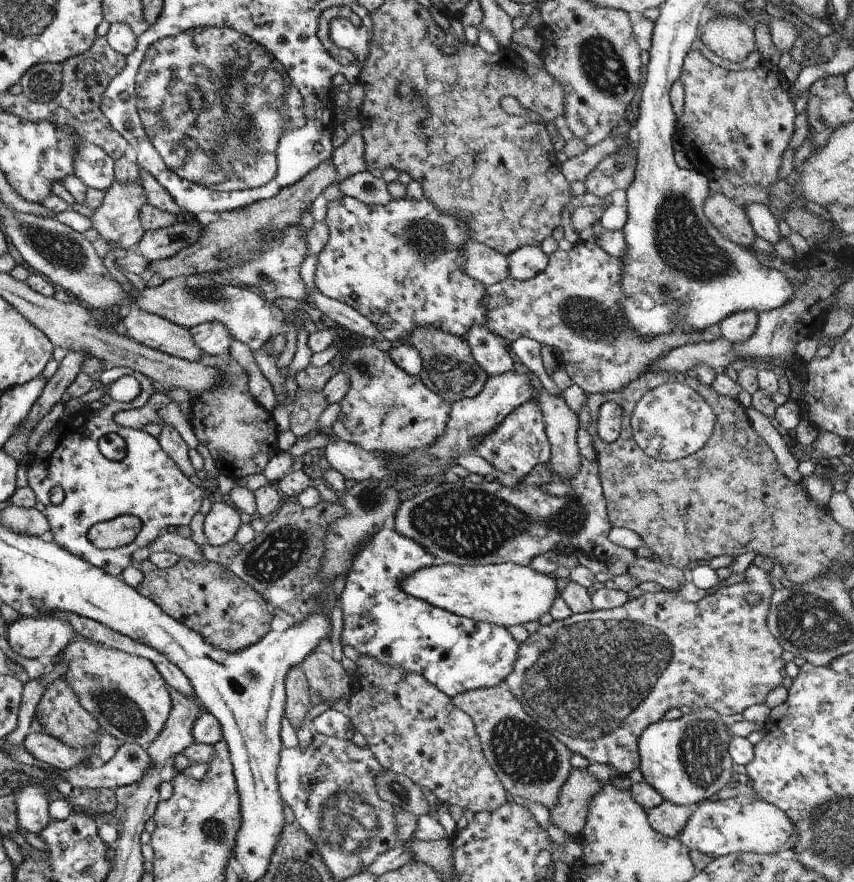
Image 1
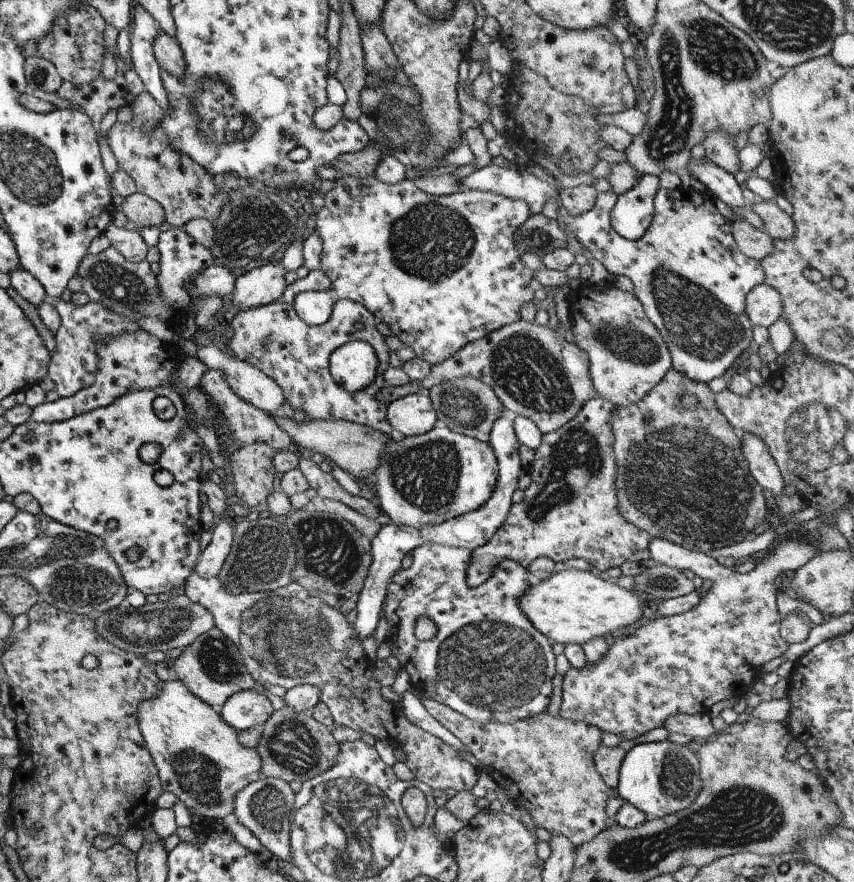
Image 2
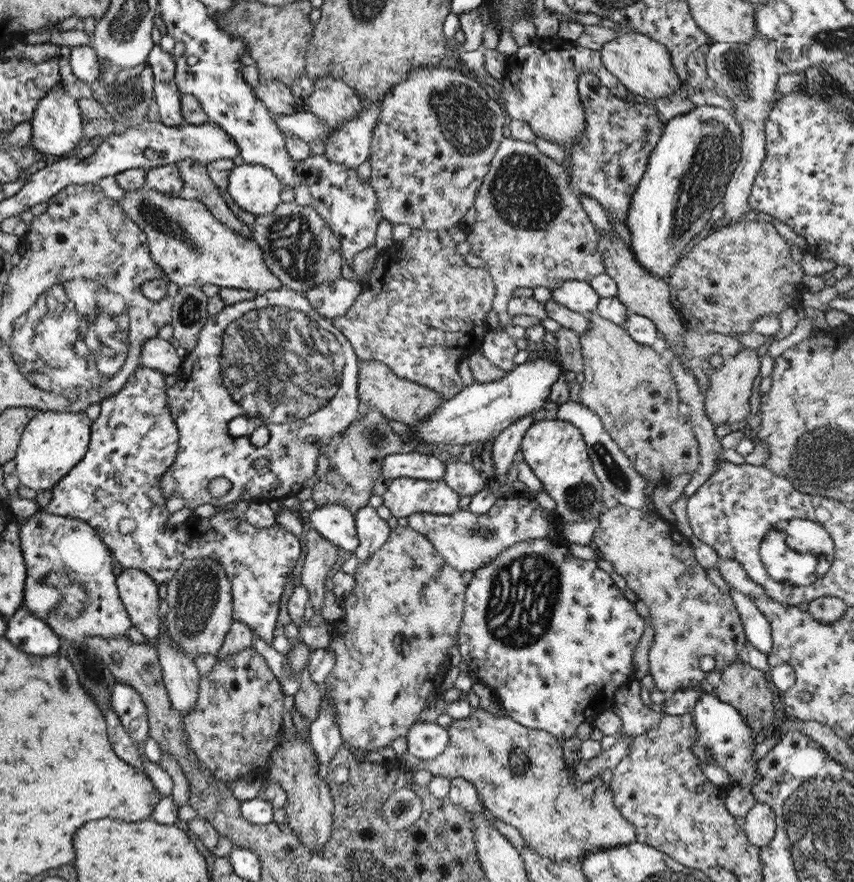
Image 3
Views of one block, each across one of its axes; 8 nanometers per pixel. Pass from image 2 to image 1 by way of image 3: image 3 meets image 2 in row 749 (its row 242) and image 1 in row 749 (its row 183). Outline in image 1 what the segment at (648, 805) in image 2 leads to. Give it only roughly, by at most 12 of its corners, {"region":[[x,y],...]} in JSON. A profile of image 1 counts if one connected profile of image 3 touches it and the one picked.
{"region":[[711,708],[659,719],[637,770],[689,806],[729,782],[731,736]]}

